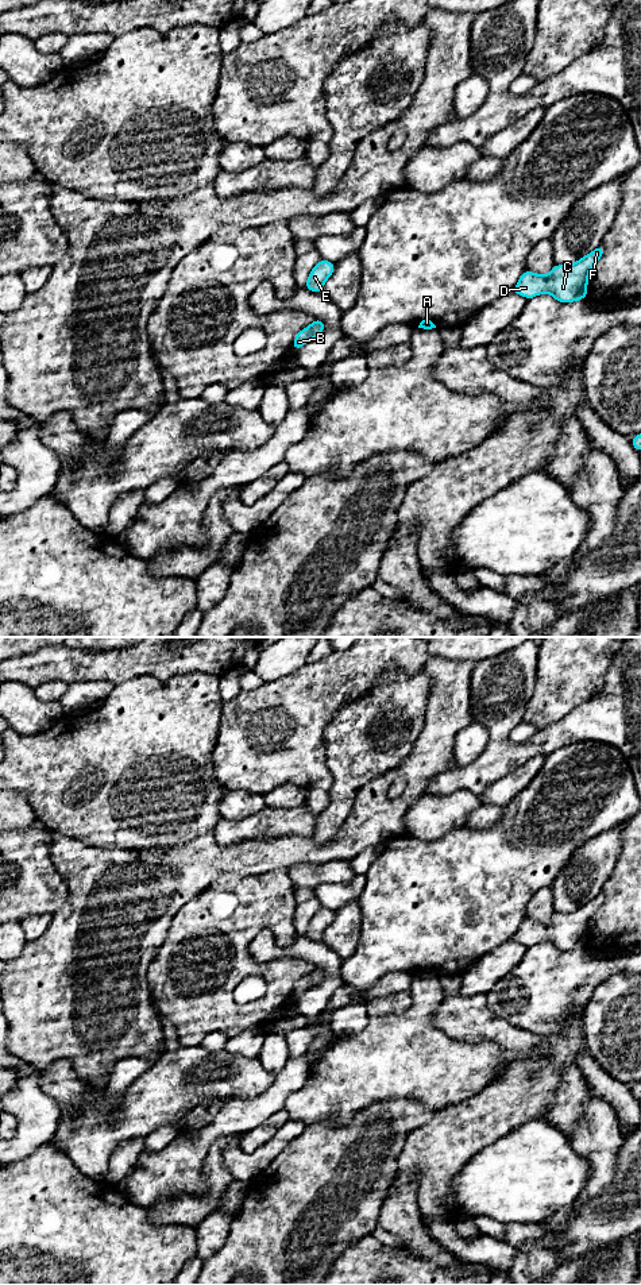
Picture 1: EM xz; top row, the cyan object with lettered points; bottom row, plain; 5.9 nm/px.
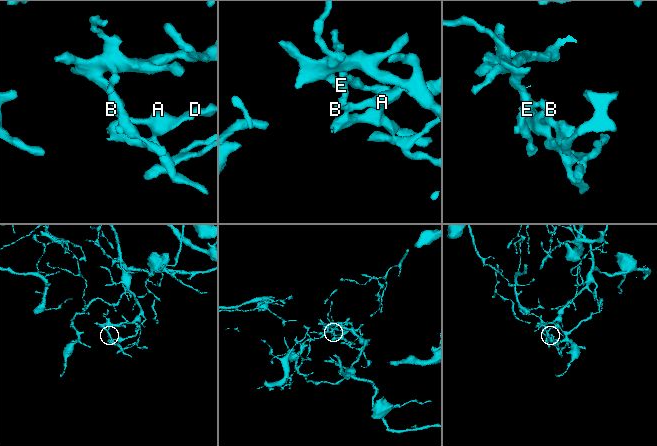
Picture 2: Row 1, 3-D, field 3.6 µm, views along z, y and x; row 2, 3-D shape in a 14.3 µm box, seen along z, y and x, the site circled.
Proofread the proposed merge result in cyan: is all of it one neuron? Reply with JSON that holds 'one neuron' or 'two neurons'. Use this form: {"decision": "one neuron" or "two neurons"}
{"decision": "two neurons"}

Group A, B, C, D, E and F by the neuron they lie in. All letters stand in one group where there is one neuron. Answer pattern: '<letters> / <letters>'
A B C D F / E

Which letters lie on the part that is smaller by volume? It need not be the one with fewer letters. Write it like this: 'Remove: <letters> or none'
Remove: A, B, C, D, F

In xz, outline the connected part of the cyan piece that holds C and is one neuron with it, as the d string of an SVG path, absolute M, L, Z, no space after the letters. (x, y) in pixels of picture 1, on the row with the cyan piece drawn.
M603 244L578 262L563 266L555 265L548 275L525 270L518 283L510 290L528 300L549 293L559 302L574 302L587 298L587 282L591 267L605 254Z

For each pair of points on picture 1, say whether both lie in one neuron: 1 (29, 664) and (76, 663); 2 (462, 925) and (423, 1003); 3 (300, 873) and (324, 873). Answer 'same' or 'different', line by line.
1: same
2: different
3: same

